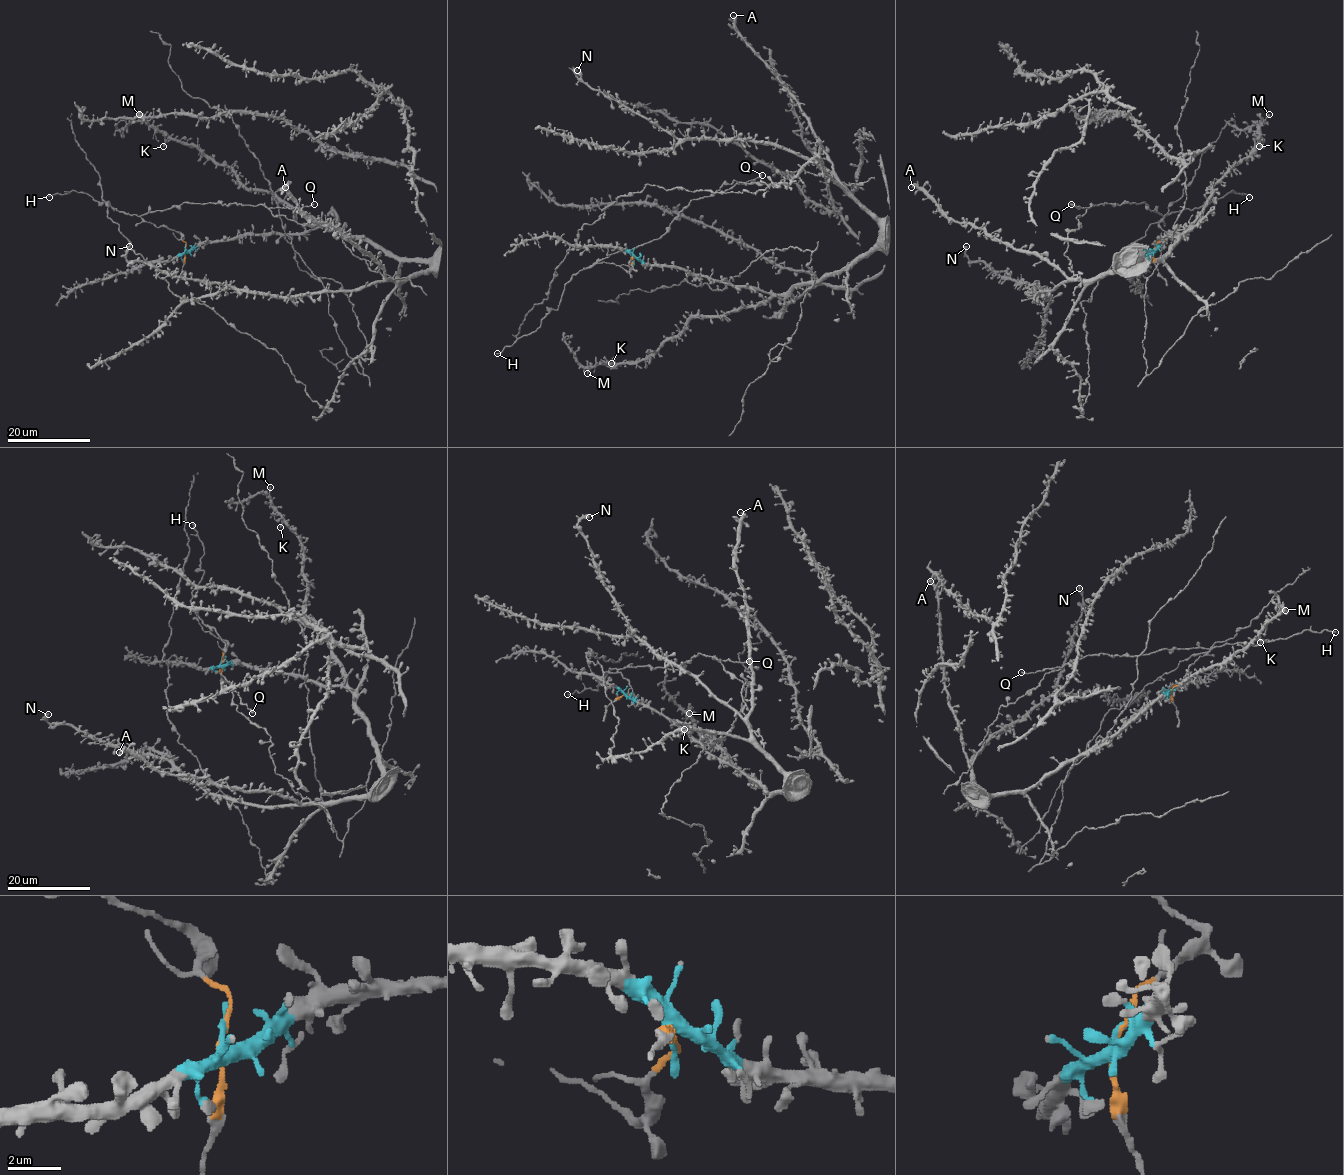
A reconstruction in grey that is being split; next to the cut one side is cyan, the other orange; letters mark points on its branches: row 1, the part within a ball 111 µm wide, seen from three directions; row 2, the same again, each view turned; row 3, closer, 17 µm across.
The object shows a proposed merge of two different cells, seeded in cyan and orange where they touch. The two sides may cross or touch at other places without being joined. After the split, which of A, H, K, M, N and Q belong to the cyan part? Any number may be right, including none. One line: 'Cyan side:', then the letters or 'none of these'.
Cyan side: A, K, M, N

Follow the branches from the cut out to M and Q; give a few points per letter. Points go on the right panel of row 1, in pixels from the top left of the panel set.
M: (1154, 249), (1168, 235), (1181, 234), (1200, 215), (1211, 188), (1258, 145), (1259, 127), (1269, 115)
Q: (1154, 249), (1167, 234), (1158, 227), (1162, 216), (1145, 203), (1105, 203), (1089, 208), (1071, 204)

